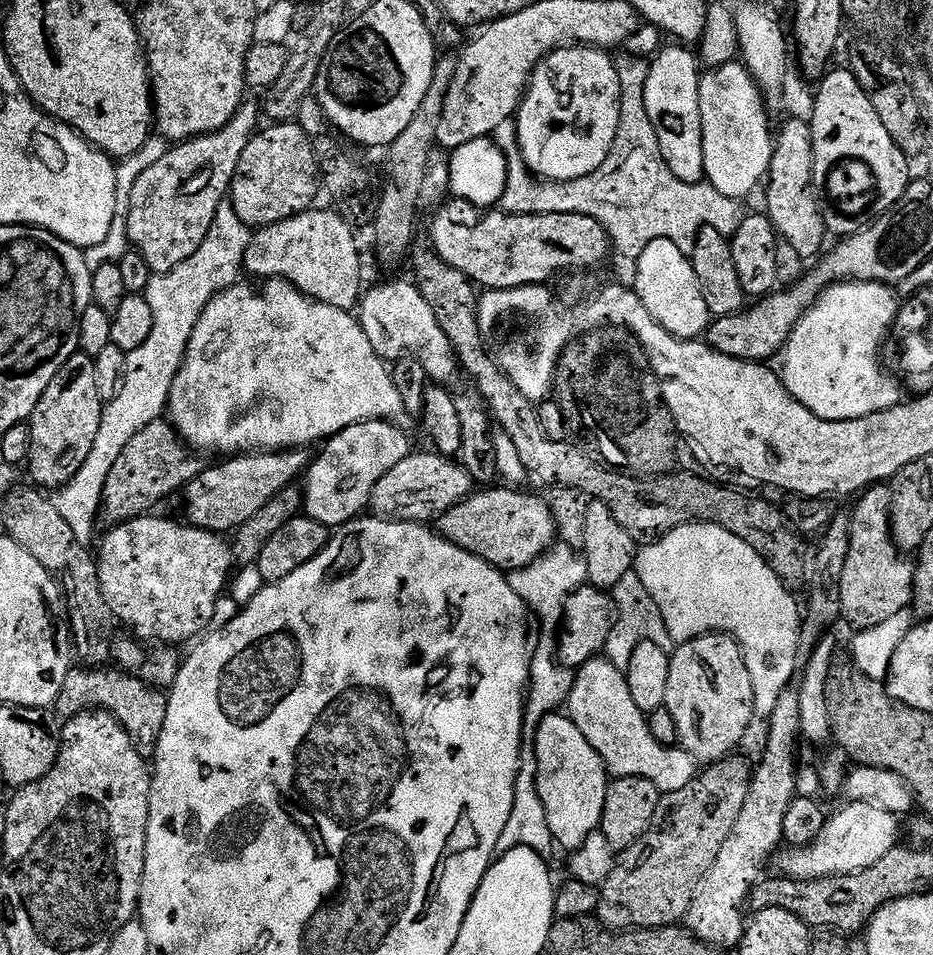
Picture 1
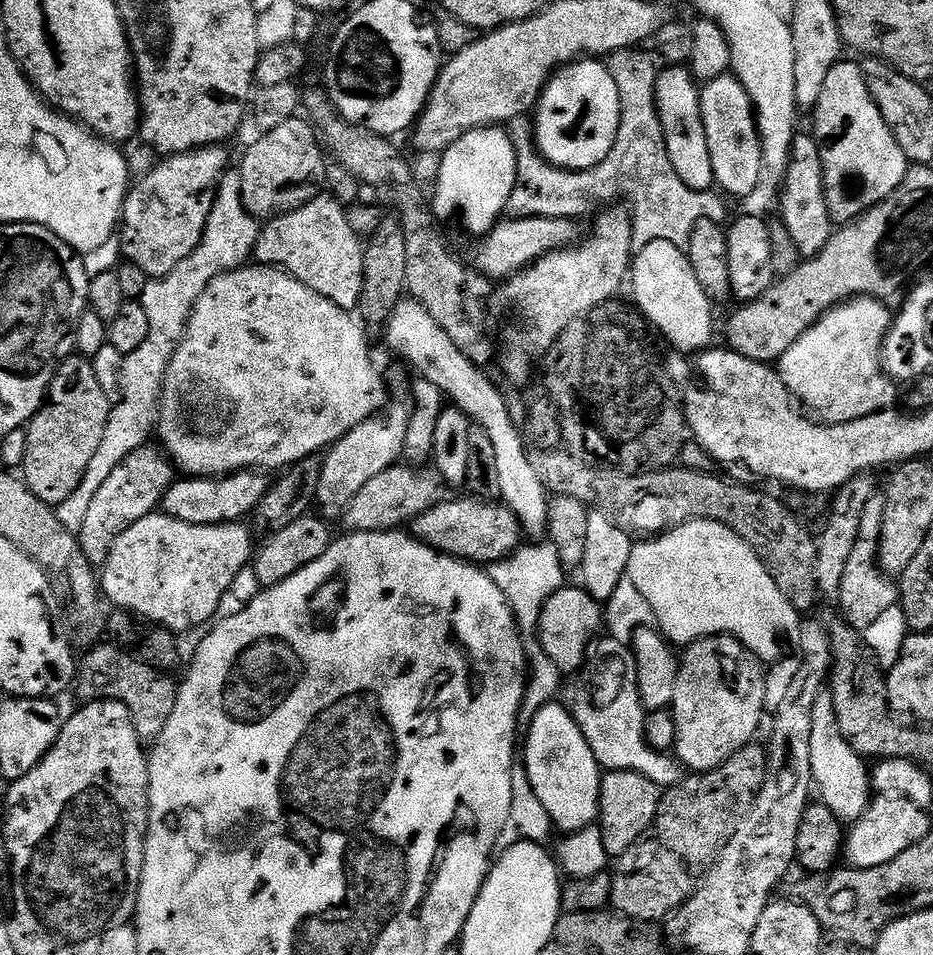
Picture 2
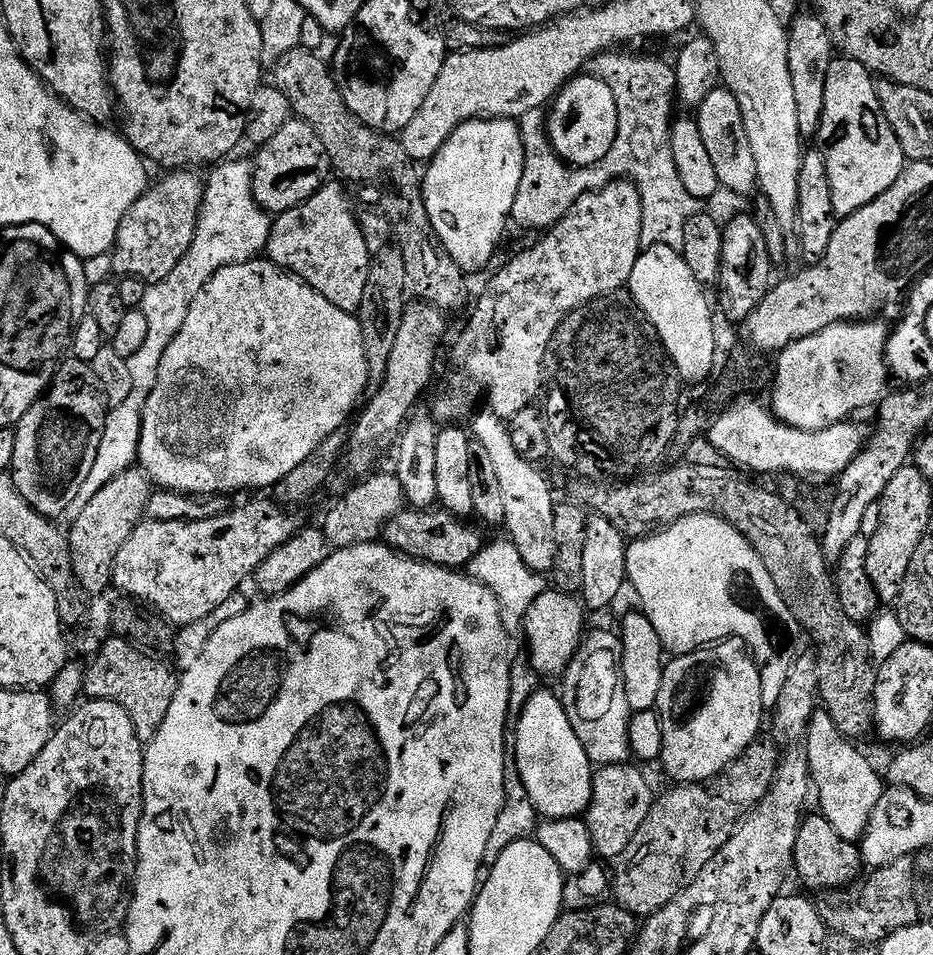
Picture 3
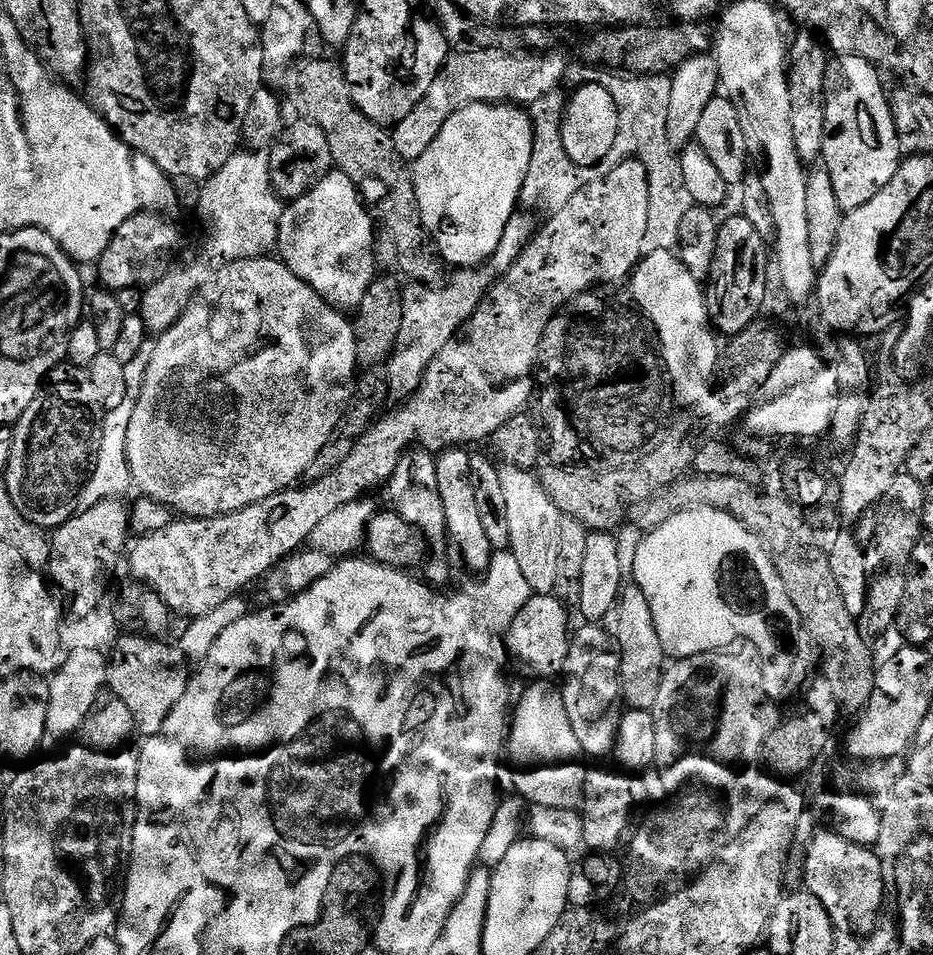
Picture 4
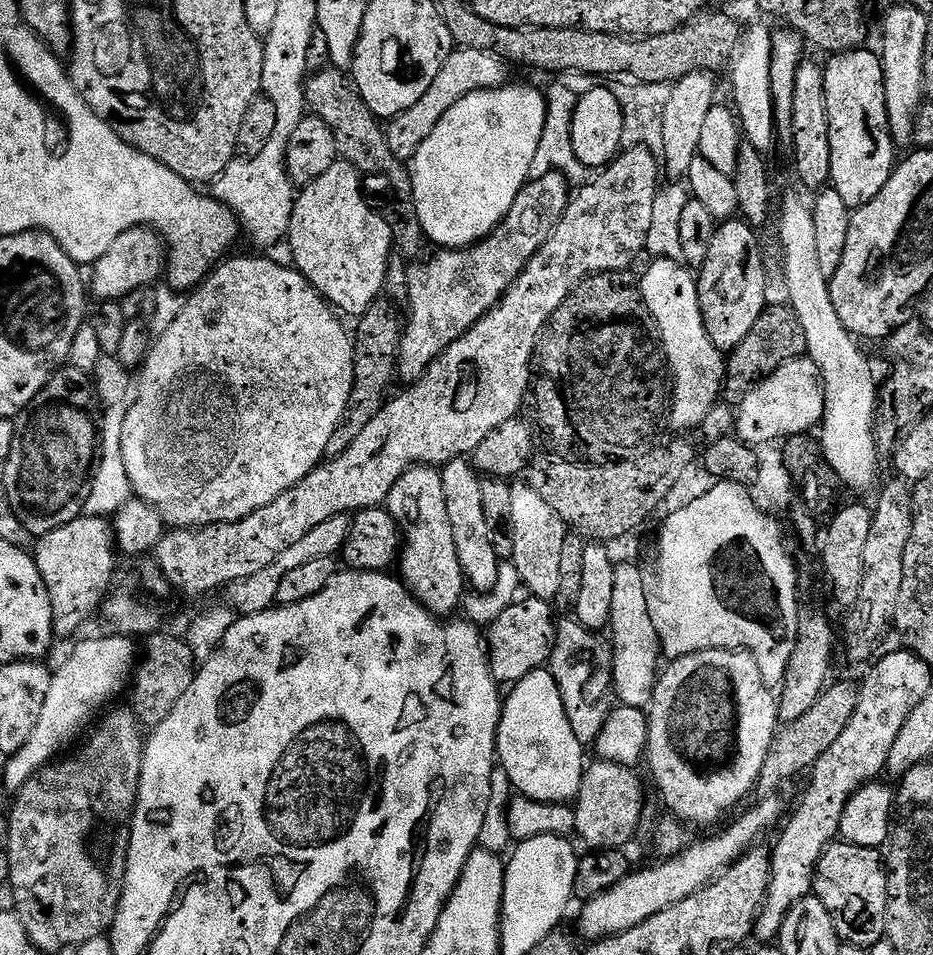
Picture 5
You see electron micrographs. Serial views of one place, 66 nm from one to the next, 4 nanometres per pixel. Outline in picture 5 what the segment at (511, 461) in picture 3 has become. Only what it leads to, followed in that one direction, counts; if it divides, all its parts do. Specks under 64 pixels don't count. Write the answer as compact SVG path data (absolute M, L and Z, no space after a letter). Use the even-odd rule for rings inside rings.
M526 482L512 484L510 494L510 518L514 554L511 564L517 568L520 583L533 596L540 600L552 602L561 585L561 553L566 535L566 525L552 507ZM520 483L520 484L518 484Z

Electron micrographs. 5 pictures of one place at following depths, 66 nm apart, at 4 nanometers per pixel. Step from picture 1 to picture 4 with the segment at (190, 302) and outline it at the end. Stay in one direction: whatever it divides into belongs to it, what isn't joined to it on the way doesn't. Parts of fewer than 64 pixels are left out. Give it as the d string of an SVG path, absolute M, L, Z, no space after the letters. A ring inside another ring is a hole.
M260 154L249 155L249 160L233 158L213 176L203 181L200 192L200 216L212 233L196 252L196 257L185 268L174 266L158 282L143 289L144 297L139 312L149 333L159 334L170 330L182 318L190 302L206 282L229 260L258 260L276 248L278 230L282 222L285 201L277 196L270 182L270 166ZM148 352L138 354L134 362L124 365L126 370L126 398L122 398L119 406L107 409L104 413L102 438L96 451L96 464L92 467L90 478L76 500L77 509L83 510L90 506L98 506L103 500L114 500L127 497L128 488L133 487L130 466L126 458L126 430L130 430L130 417L134 414L134 406L138 402L138 394L142 390L142 382L146 374L146 366L150 366Z

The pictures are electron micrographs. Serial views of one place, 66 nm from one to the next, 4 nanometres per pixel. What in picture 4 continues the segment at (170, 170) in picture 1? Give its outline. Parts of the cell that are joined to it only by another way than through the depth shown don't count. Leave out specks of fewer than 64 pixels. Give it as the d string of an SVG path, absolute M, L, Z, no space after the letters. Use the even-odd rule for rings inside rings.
M149 210L126 218L126 222L118 226L108 249L100 255L98 261L100 284L103 287L115 293L127 287L145 289L174 267L175 260L172 259L180 248L180 228L176 224L164 224L164 219L161 213Z

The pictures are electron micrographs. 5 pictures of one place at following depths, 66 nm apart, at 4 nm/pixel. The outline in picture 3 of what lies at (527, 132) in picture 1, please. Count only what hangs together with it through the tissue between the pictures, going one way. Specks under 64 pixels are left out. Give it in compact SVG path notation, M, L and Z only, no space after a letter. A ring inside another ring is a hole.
M587 74L577 75L560 89L551 108L552 117L548 120L550 146L565 164L588 168L610 154L610 146L614 146L618 134L618 106L606 82Z

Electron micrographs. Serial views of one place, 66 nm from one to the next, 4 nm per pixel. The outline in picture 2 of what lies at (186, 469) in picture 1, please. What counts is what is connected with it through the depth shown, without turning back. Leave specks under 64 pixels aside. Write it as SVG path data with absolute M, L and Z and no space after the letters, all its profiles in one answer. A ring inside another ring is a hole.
M143 446L134 450L122 463L114 466L114 474L102 482L102 490L94 494L90 510L86 510L86 522L80 524L78 539L80 550L93 566L103 566L114 542L134 522L146 518L160 508L166 490L177 479L178 472L171 460L159 447Z

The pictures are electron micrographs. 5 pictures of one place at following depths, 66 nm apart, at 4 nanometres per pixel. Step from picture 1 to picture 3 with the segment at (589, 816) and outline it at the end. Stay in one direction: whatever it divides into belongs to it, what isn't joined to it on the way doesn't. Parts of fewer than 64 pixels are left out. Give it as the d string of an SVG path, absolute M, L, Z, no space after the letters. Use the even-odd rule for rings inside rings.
M537 690L526 702L519 722L514 726L514 732L516 732L514 772L522 778L526 786L526 794L530 794L537 813L544 820L570 820L583 817L592 801L594 765L586 750L582 750L582 742L578 742L578 734L574 734L574 726L570 726L570 718L564 709L563 699L557 693L555 696L552 692Z

